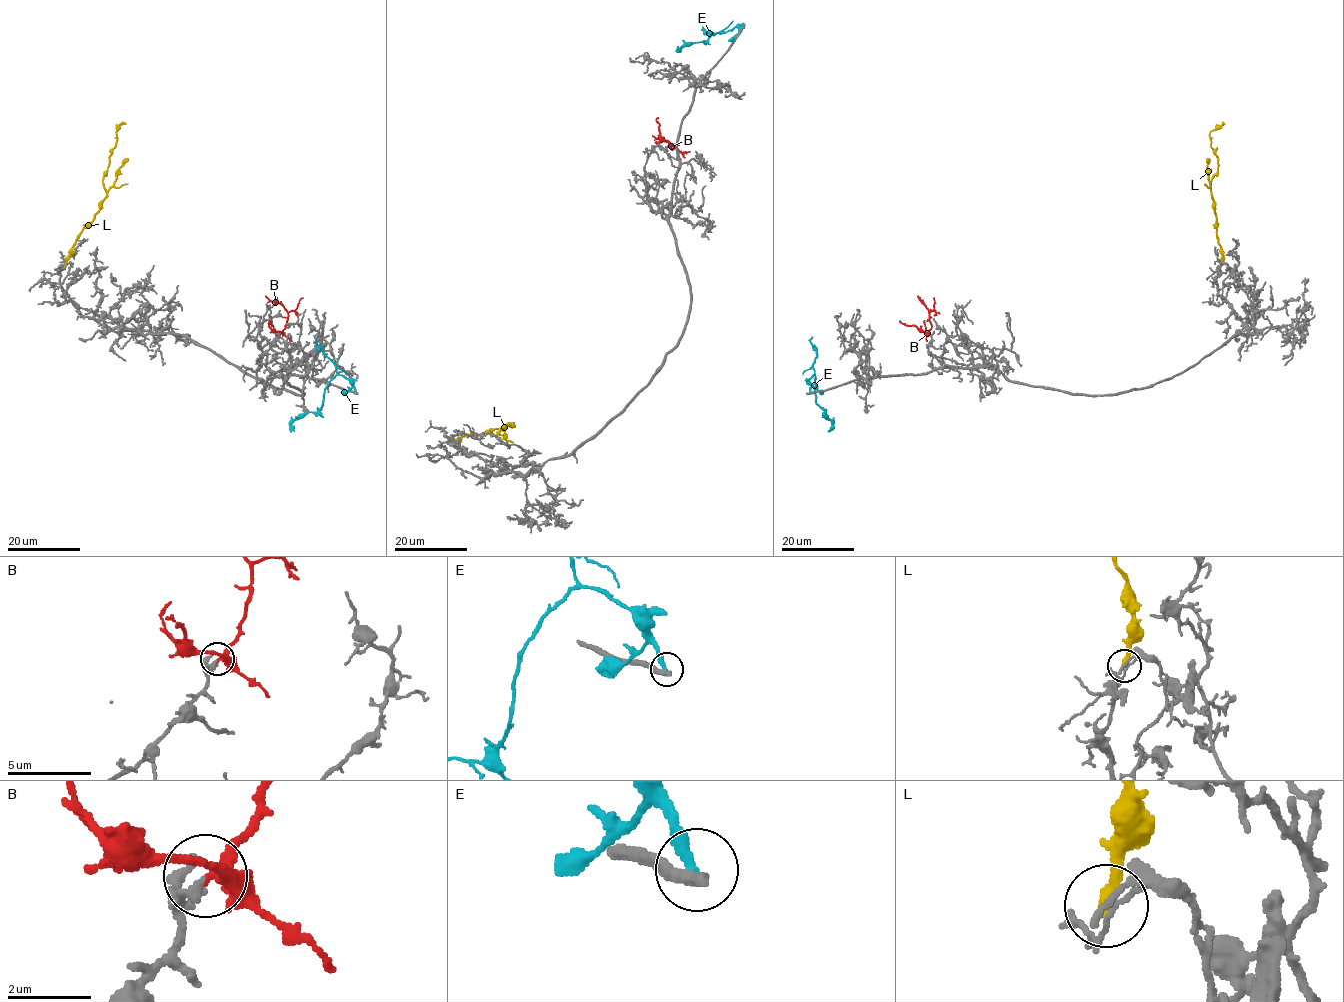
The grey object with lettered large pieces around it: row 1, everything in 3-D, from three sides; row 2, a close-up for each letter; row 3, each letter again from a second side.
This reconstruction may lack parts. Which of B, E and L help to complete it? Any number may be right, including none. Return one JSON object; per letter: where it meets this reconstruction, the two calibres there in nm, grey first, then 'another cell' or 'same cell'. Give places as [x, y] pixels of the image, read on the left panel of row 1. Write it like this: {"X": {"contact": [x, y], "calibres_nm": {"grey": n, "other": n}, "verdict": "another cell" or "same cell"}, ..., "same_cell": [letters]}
{"B": {"contact": [280, 333], "calibres_nm": {"grey": 180, "other": 320}, "verdict": "same cell"}, "E": {"contact": [356, 392], "calibres_nm": {"grey": 400, "other": 280}, "verdict": "another cell"}, "L": {"contact": [66, 265], "calibres_nm": {"grey": 70, "other": 220}, "verdict": "another cell"}, "same_cell": ["B"]}

